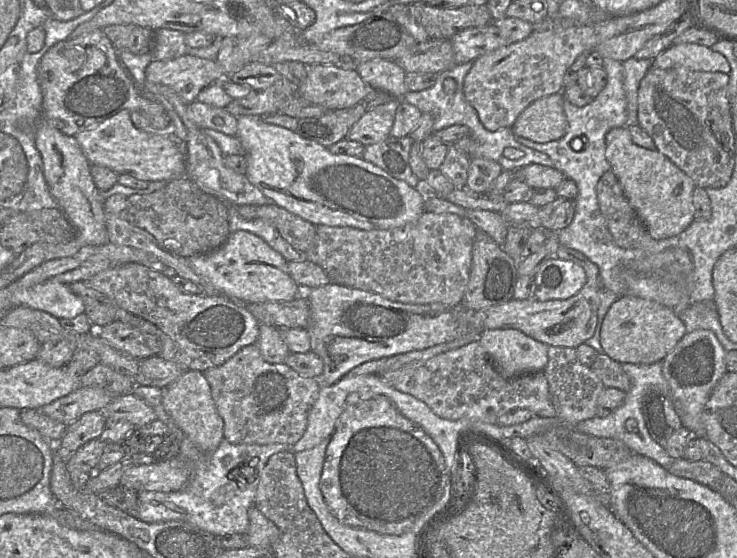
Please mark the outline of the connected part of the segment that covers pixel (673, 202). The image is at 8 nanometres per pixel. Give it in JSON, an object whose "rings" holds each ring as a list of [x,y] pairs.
{"rings":[[[624,127],[612,128],[605,136],[605,157],[616,175],[629,204],[635,210],[650,236],[655,240],[674,237],[683,232],[694,219],[693,190],[696,187],[693,180],[679,169],[668,157],[657,149],[648,150],[636,145],[630,132]]]}

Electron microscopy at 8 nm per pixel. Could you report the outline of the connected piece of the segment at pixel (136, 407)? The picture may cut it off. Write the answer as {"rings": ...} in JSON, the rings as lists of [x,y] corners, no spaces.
{"rings":[[[134,394],[116,397],[101,412],[106,419],[124,419],[136,428],[157,419],[154,409]]]}

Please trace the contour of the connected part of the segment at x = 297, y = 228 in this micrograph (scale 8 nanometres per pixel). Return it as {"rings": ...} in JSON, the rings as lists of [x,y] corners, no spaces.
{"rings":[[[272,202],[261,206],[240,205],[237,211],[245,220],[261,219],[272,225],[300,253],[305,253],[314,241],[315,225]]]}

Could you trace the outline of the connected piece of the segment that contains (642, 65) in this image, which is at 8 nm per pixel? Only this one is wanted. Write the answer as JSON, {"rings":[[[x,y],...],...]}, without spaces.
{"rings":[[[631,57],[623,62],[624,90],[627,101],[626,125],[638,125],[638,88],[653,59]]]}

